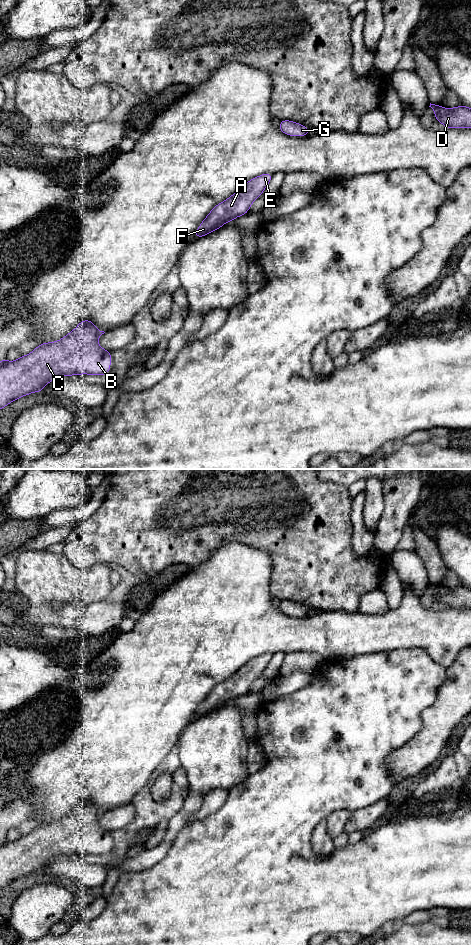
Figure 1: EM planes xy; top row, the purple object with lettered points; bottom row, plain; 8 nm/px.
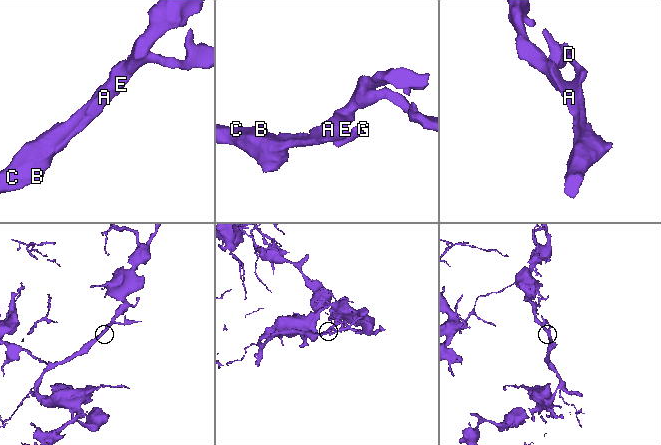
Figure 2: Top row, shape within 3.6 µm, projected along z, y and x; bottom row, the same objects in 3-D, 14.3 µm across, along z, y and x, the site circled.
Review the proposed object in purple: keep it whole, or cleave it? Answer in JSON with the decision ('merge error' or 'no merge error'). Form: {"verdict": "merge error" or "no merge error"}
{"verdict": "no merge error"}

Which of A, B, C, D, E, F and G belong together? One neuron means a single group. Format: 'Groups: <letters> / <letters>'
Groups: A B C D E F G

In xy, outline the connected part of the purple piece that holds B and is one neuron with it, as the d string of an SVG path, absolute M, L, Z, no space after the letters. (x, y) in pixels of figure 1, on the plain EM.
M87 799L80 802L73 811L59 821L40 824L31 833L21 836L16 841L2 839L0 841L0 889L20 877L34 872L41 872L44 866L57 856L106 855L111 846L111 833L98 825L98 818L104 813L104 811L100 811Z

